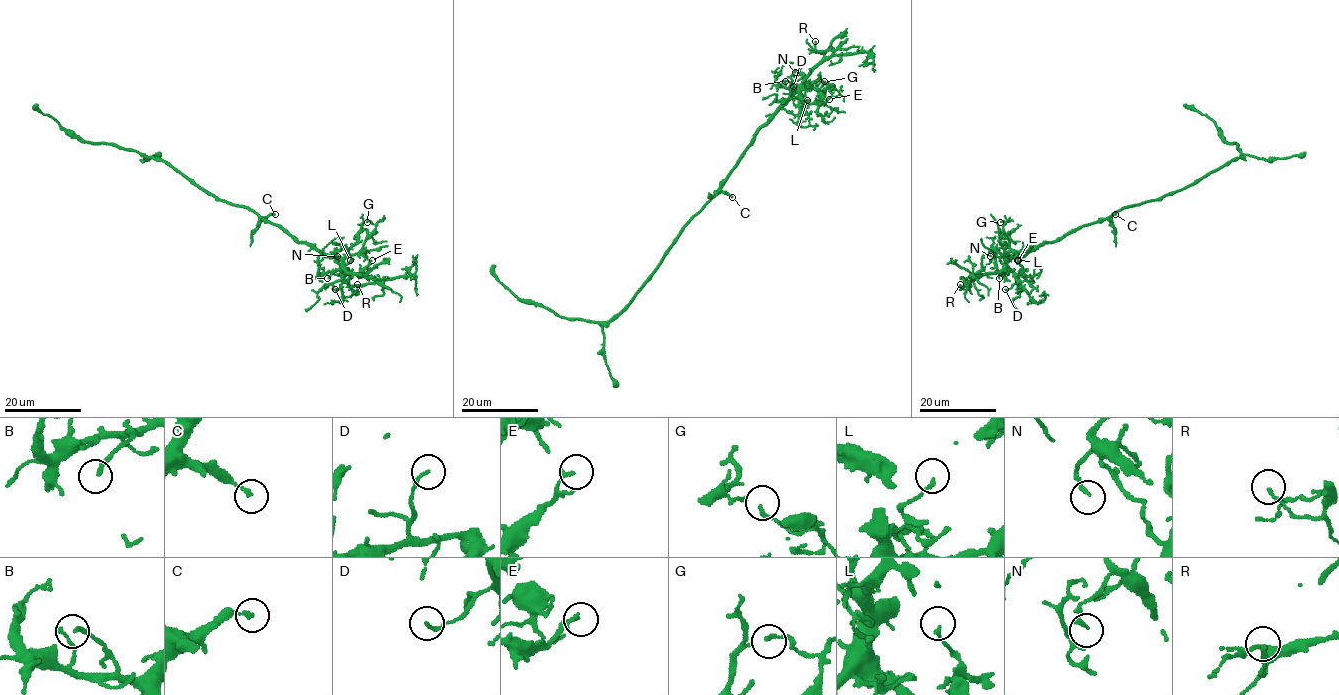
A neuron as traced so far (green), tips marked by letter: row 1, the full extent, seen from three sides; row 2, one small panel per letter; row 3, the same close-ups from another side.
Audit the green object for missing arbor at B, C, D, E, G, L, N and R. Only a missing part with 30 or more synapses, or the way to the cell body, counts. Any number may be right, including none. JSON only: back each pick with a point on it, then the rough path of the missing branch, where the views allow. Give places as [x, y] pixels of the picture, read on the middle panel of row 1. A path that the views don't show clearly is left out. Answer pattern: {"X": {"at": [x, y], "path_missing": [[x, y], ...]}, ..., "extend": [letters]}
{"extend": []}

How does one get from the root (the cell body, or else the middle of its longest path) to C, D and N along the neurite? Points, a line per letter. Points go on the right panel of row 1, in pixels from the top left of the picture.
C: (1136, 204), (1124, 206), (1115, 214)
D: (1136, 204), (1013, 255), (1007, 267), (1016, 281), (1005, 289)
N: (1136, 204), (1038, 244), (1025, 253), (1006, 257), (992, 247), (990, 256)

